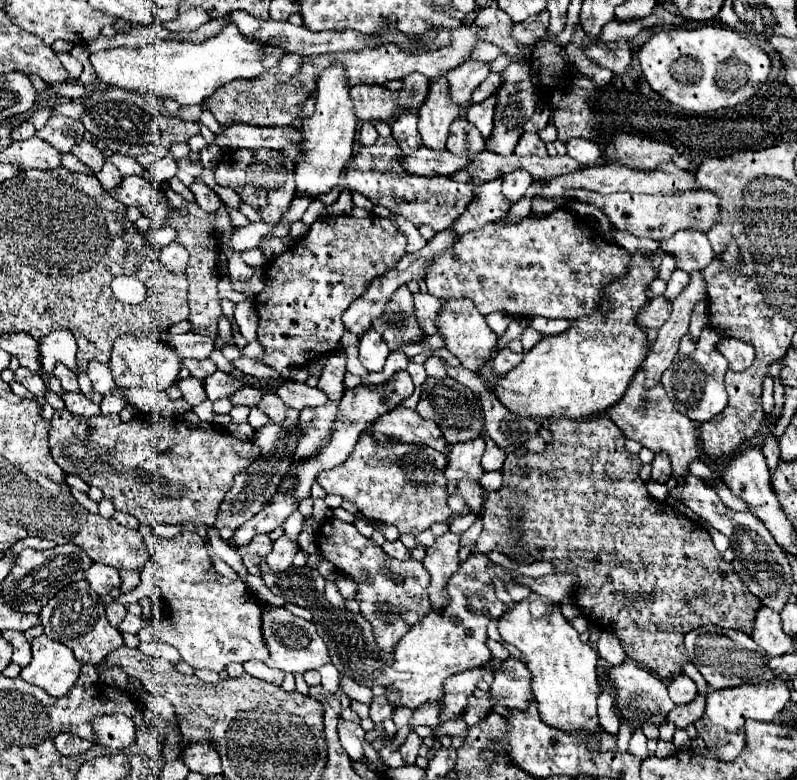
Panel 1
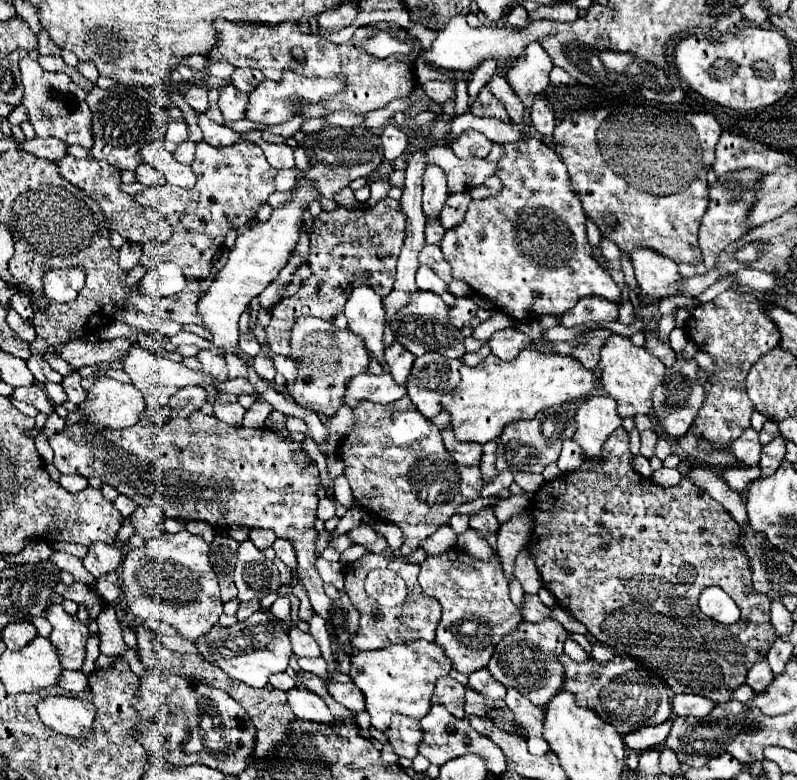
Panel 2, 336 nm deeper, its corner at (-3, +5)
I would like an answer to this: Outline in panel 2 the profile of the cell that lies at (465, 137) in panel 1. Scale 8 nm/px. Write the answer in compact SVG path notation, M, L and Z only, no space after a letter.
M464 131L450 147L452 147L454 155L460 157L460 159L472 159L472 157L484 159L484 157L488 157L492 145L494 143L490 139L486 139L482 133L478 133L478 131Z

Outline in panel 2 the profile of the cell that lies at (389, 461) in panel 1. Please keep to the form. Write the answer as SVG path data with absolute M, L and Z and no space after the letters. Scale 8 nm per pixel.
M402 397L400 401L388 405L362 401L360 407L354 409L354 413L358 417L356 431L350 433L340 447L340 457L346 463L344 475L350 481L352 495L358 505L366 507L376 519L394 523L402 529L404 533L404 545L400 549L402 555L410 555L420 547L420 541L430 537L438 527L448 525L458 505L482 497L480 491L484 487L484 481L480 469L456 465L442 443L440 429L430 419L426 419L414 407L414 403L410 403L408 397Z

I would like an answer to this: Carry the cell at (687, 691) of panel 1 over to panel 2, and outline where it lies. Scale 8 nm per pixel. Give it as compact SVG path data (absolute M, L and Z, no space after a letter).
M674 695L672 699L672 711L682 717L706 717L716 707L714 701L698 695Z

